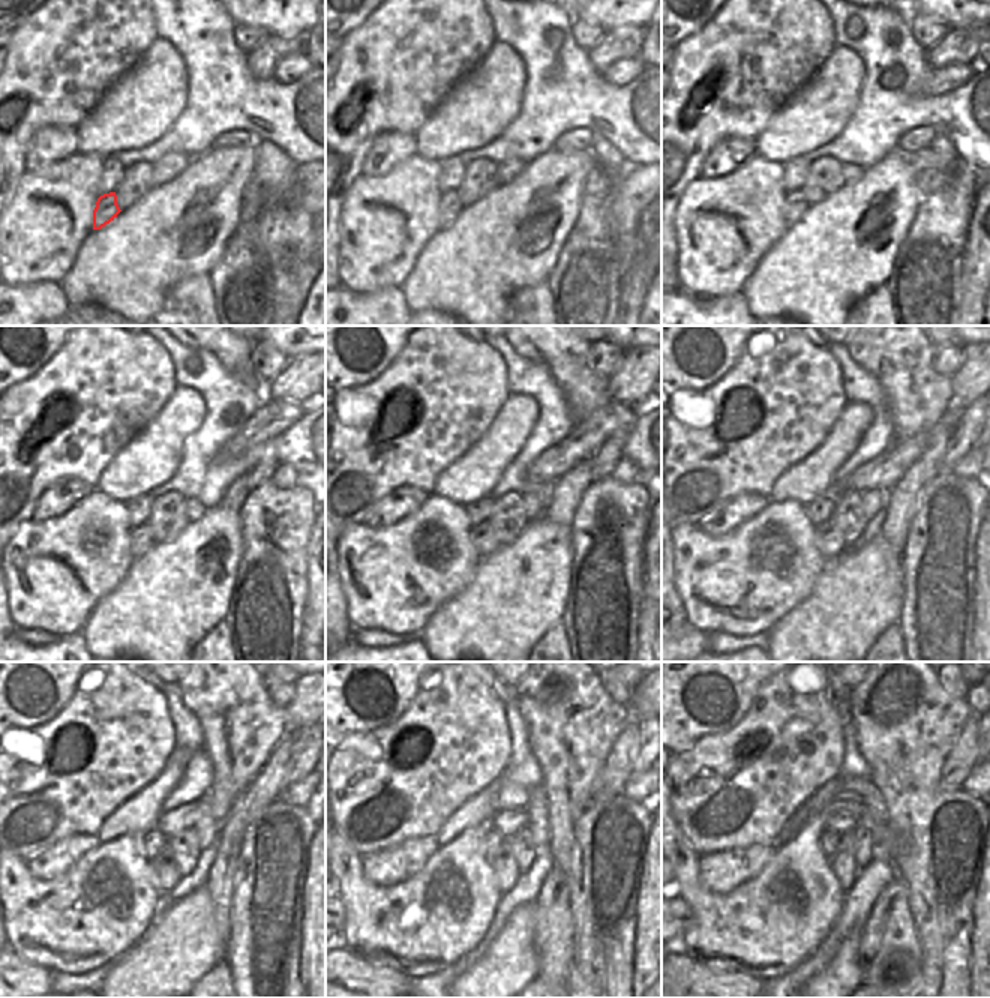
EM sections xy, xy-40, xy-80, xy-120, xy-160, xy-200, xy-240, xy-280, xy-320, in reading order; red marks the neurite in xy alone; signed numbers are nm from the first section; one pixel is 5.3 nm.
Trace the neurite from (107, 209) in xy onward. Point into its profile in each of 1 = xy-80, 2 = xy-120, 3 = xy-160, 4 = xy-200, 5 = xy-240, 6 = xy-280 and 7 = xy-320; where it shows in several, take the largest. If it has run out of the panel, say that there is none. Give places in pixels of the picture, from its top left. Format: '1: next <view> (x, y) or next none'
1: next xy-80 (795, 204)
2: next xy-120 (141, 539)
3: next xy-160 (483, 538)
4: next xy-200 (830, 542)
5: next xy-240 (165, 875)
6: next xy-280 (504, 866)
7: next xy-320 (843, 866)

